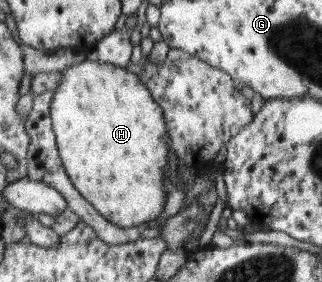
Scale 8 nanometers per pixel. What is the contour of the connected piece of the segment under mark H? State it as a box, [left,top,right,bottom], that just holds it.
[50,58,170,228]

